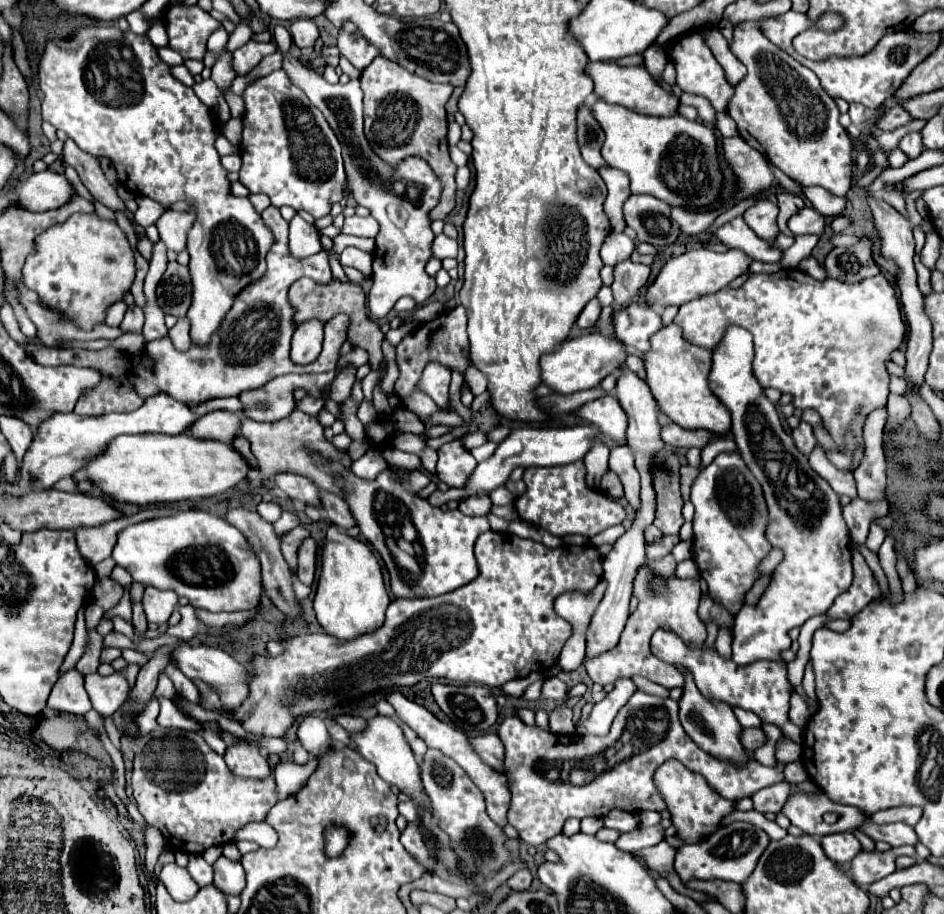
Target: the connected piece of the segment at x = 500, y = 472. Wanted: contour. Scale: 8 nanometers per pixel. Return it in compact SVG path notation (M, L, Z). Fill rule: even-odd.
M574 425L574 427L516 427L510 431L510 435L498 445L494 455L482 463L476 465L476 469L470 473L464 487L450 487L448 491L442 492L439 489L434 491L428 498L433 507L441 507L450 500L464 499L464 497L482 497L490 495L492 489L498 485L504 485L510 477L514 467L532 467L532 465L566 465L570 461L584 459L586 451L590 449L592 437L602 439L608 447L616 447L614 441L606 439L598 429L588 425Z

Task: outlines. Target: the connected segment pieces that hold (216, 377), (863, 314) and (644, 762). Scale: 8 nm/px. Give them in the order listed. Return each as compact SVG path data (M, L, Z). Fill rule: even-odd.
M270 205L262 213L262 219L274 235L274 245L266 255L268 271L264 273L264 277L256 283L250 283L246 289L242 289L242 293L238 293L234 307L226 315L226 321L222 321L218 335L214 335L214 341L210 341L208 349L198 349L196 345L192 345L188 351L176 351L168 337L146 343L142 359L152 359L152 367L140 363L128 375L128 381L134 385L138 397L148 399L154 393L168 393L184 405L192 405L206 403L216 397L240 395L240 391L262 387L266 381L278 375L324 373L336 369L338 351L346 341L346 315L338 315L334 317L334 323L330 321L326 325L322 353L314 363L294 365L288 357L290 337L294 333L292 309L288 303L288 285L300 277L310 277L320 285L328 285L334 279L328 263L328 253L320 251L304 259L292 257L288 249L288 223L282 219L280 211Z
M782 269L772 275L750 275L750 279L740 287L724 287L712 295L698 297L680 307L674 317L684 331L684 337L694 345L712 349L726 325L740 325L748 329L754 337L754 365L752 371L762 387L776 387L782 393L794 397L794 407L798 409L816 409L822 415L824 427L832 433L838 449L842 449L842 435L846 429L854 429L860 441L860 449L854 455L854 467L862 457L862 423L866 415L886 405L888 397L888 371L884 363L890 359L890 353L900 347L906 335L906 325L902 319L900 303L894 291L894 285L884 275L868 277L860 283L842 283L838 279L816 281L800 269Z
M640 689L618 711L608 735L556 735L540 729L538 725L526 725L516 715L510 715L498 725L498 737L504 743L504 773L508 777L508 787L512 793L508 823L528 845L540 845L558 835L568 817L606 817L606 813L610 813L612 809L624 809L632 813L644 809L666 809L658 789L652 783L652 773L662 761L670 757L682 761L690 771L704 775L714 791L718 791L726 799L752 797L762 787L780 783L784 779L782 769L786 767L786 763L782 761L778 761L774 767L750 761L746 767L736 769L730 767L730 763L714 759L700 747L696 747L696 743L684 733L678 721L678 703L674 699L662 699ZM594 755L604 755L606 761L612 763L590 783L572 785L566 781L548 779L554 761L588 759Z

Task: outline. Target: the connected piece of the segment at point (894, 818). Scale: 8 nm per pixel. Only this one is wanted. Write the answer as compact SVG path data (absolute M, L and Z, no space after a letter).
M892 807L892 809L886 809L876 812L871 816L871 819L878 824L888 823L906 823L910 827L914 827L918 823L922 815L922 809L914 809L914 807Z

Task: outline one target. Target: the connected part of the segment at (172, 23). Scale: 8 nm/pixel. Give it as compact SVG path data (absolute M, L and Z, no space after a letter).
M176 3L168 5L164 25L174 51L184 59L202 59L206 53L206 41L220 21L212 19L210 13L202 11L198 5Z

